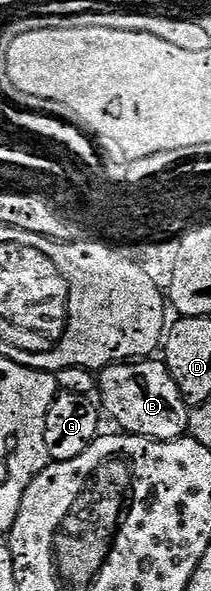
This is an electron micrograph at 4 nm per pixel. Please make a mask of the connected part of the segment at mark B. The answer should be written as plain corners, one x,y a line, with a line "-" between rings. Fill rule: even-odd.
146,357
136,361
113,363
99,375
100,406
104,414
118,423
122,432
142,435
148,439
171,441
189,431
191,408
179,385
171,377
167,365
160,358

